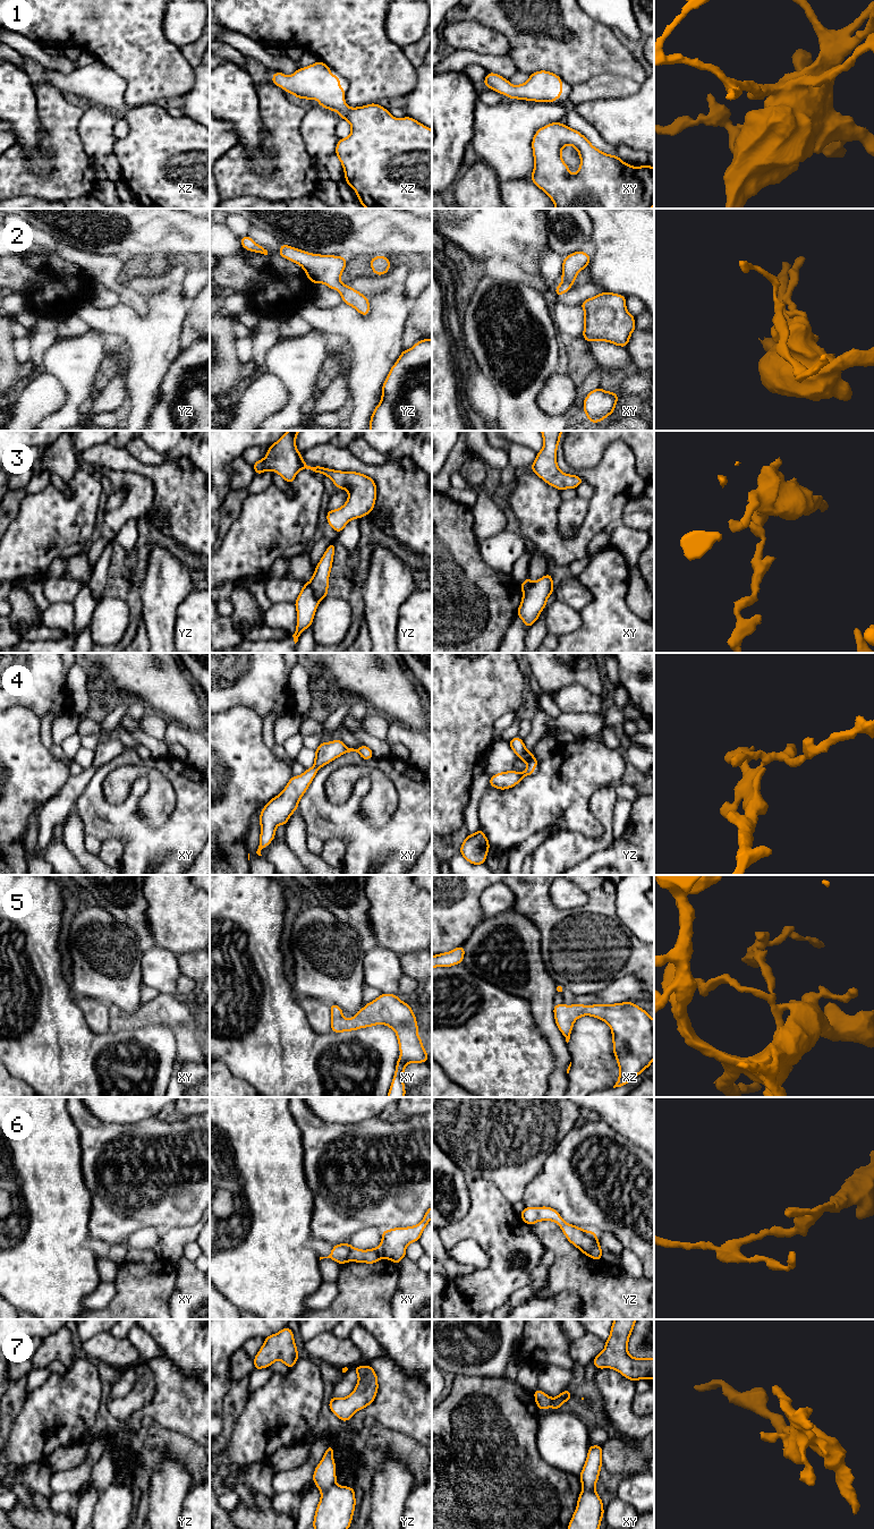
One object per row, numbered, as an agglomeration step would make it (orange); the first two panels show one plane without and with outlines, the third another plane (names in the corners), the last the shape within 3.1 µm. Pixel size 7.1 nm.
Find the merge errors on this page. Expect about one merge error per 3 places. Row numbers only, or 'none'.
3, 6, 7

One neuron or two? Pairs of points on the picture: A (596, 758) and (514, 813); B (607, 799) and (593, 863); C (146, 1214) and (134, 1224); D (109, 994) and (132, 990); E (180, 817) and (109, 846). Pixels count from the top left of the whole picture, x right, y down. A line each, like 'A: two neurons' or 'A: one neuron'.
A: one neuron
B: two neurons
C: one neuron
D: one neuron
E: two neurons

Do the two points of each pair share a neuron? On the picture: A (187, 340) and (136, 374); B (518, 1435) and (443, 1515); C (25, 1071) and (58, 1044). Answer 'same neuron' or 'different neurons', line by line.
A: different neurons
B: same neuron
C: same neuron

